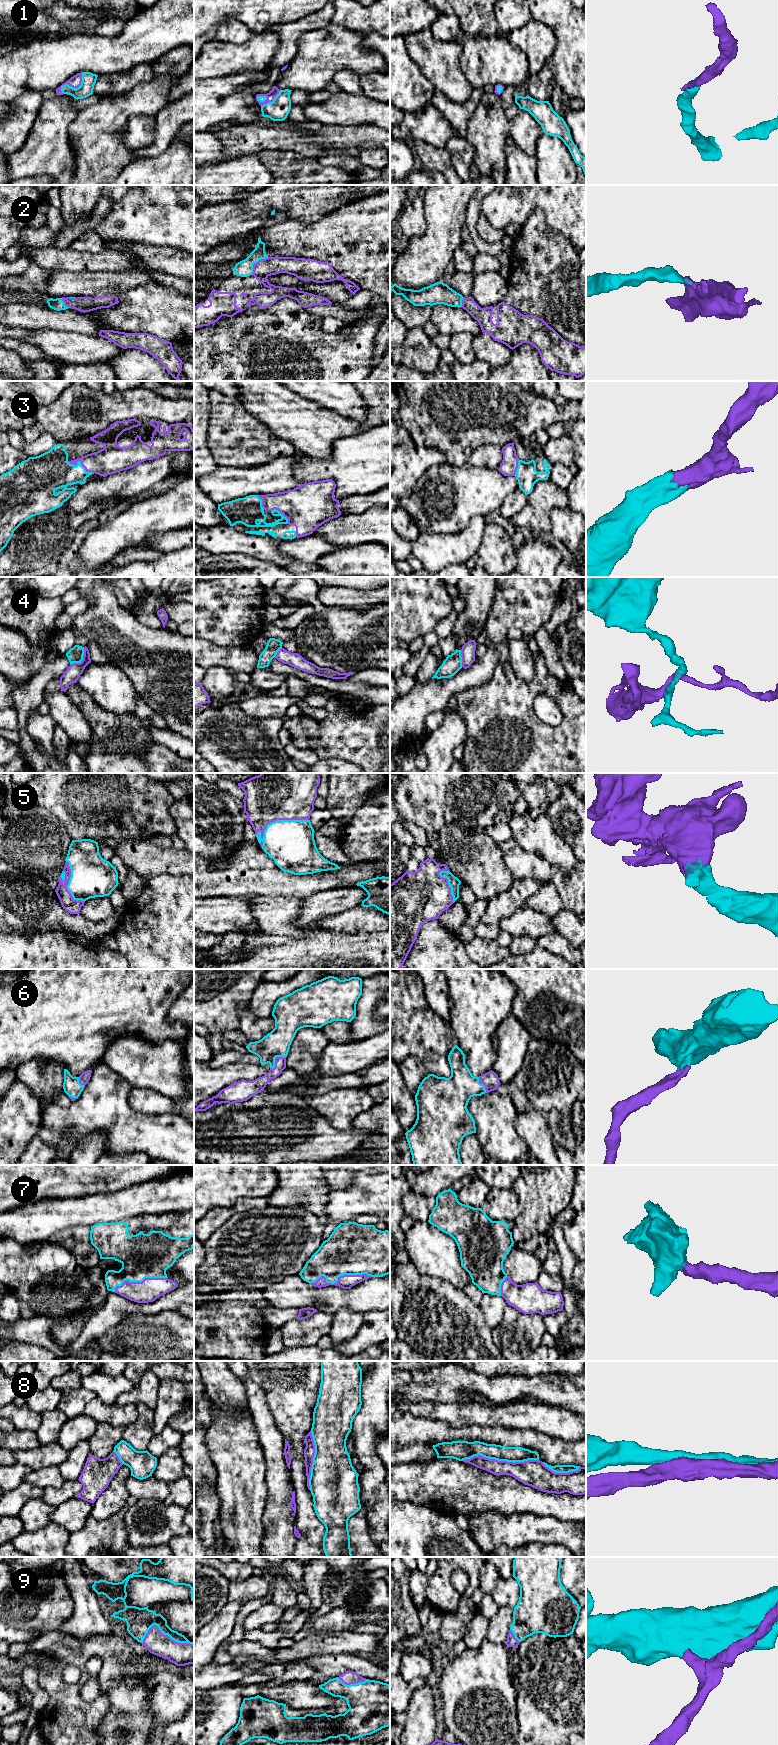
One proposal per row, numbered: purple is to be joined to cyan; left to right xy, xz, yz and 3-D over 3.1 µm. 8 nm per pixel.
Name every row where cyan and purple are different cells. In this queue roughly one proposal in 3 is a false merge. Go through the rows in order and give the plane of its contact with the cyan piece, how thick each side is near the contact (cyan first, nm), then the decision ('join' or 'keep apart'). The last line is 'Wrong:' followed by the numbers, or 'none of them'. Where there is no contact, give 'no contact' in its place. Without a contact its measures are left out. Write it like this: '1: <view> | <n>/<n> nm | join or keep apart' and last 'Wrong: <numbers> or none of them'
1: xz | 170/70 nm | join
2: xz | 140/150 nm | join
3: xy | 300/220 nm | join
4: xy | 130/120 nm | keep apart
5: xz | 380/480 nm | join
6: xz | 220/110 nm | join
7: xz | 420/110 nm | join
8: yz | 130/190 nm | keep apart
9: xy | 200/190 nm | join
Wrong: 4, 8

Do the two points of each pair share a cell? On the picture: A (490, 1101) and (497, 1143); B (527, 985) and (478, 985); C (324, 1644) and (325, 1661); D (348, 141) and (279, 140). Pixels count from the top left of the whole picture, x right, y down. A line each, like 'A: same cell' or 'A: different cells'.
A: same cell
B: different cells
C: different cells
D: same cell

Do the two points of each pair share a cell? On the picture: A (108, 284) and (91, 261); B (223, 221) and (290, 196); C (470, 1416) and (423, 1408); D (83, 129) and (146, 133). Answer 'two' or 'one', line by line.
A: two
B: one
C: one
D: two

